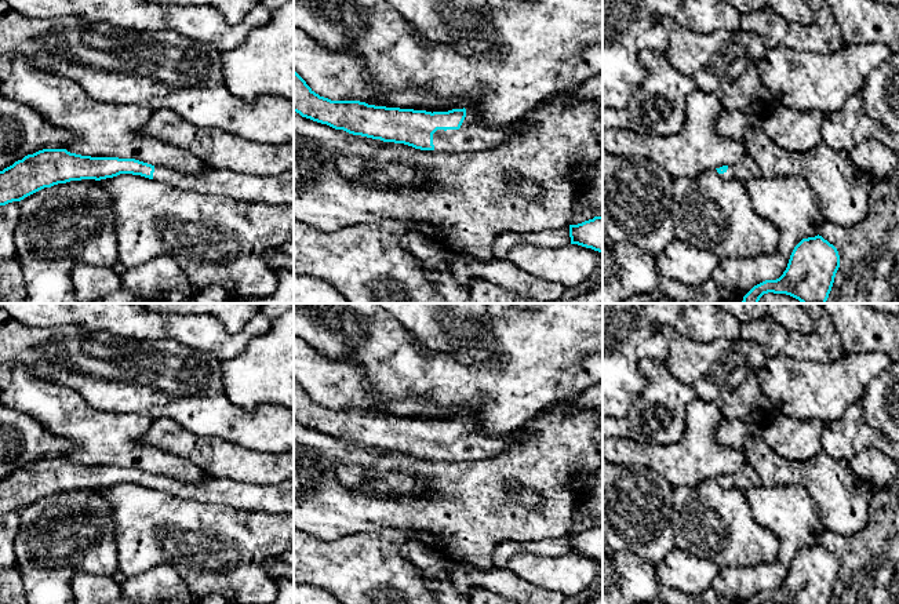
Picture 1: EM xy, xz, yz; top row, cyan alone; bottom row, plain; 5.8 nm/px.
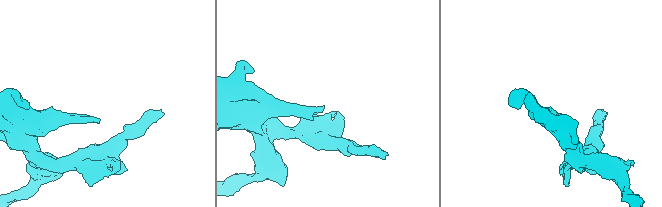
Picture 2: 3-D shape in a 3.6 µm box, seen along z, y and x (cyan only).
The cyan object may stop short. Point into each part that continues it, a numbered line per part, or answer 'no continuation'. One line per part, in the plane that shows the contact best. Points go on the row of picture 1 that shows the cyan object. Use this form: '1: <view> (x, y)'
1: xz (472, 137)

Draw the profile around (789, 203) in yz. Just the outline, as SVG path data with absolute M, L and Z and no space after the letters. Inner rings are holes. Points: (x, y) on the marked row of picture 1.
M800 175L760 177L749 179L745 186L757 215L778 229L779 247L774 255L720 259L711 279L720 288L724 303L742 303L754 285L779 279L794 247L802 239L818 236L826 221L815 192Z

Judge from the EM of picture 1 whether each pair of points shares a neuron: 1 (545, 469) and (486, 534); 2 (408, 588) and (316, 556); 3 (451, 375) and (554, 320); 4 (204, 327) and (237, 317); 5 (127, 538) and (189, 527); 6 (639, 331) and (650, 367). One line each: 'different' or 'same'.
1: same
2: same
3: same
4: different
5: same
6: different

